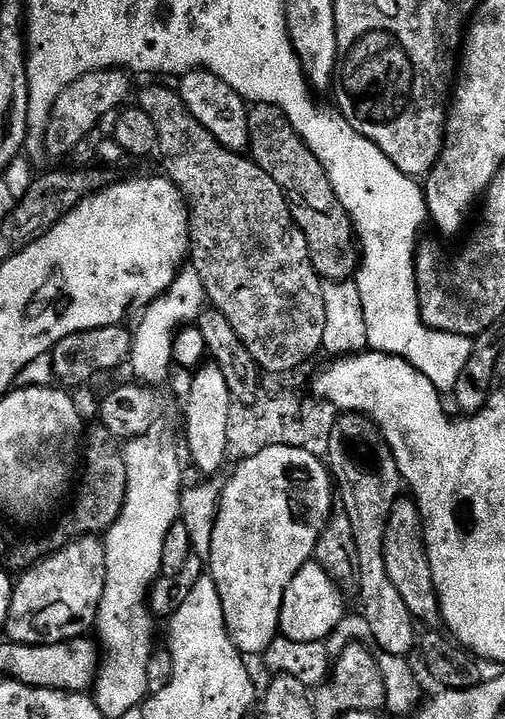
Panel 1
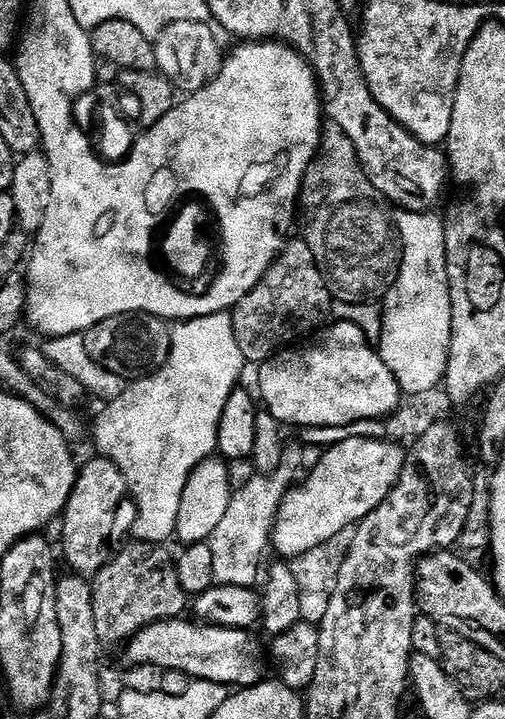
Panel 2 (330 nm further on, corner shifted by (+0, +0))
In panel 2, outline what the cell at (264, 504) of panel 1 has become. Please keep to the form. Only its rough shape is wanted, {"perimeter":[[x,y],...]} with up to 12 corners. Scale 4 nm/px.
{"perimeter":[[356,437],[289,488],[277,557],[359,524],[398,482],[399,443]]}

